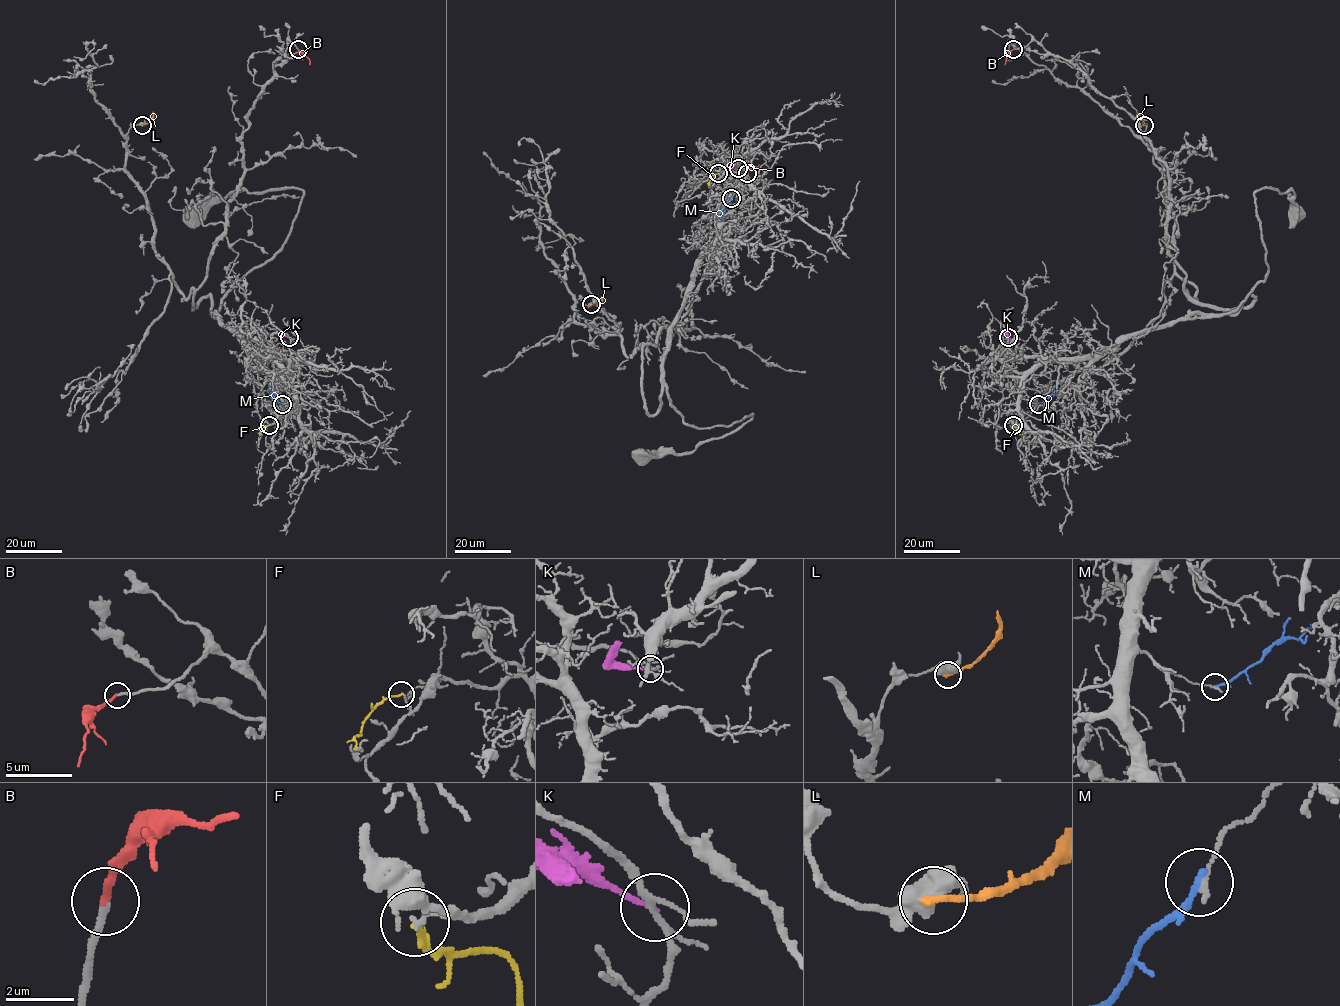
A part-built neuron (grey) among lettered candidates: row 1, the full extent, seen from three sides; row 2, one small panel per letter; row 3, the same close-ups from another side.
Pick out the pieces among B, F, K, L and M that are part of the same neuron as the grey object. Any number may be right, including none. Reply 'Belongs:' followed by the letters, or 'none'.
Belongs: B

